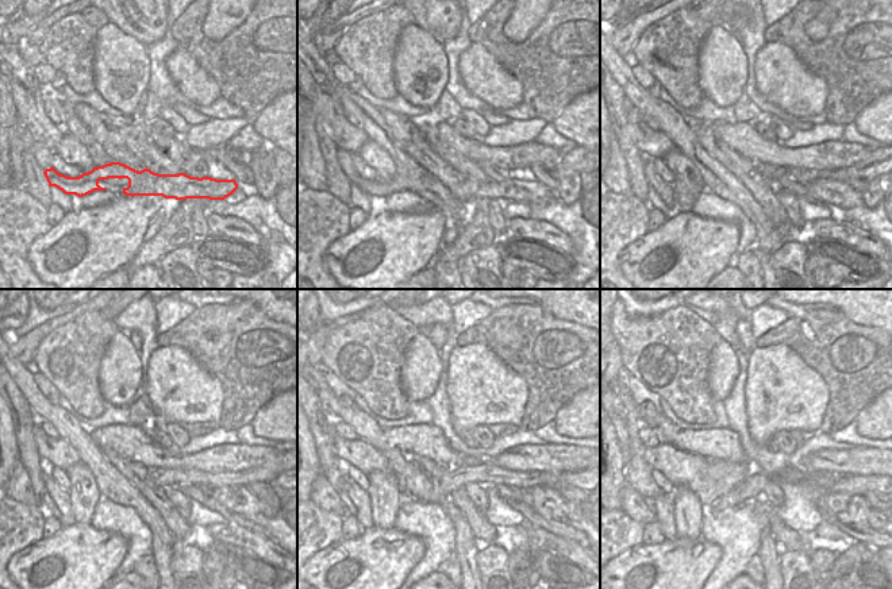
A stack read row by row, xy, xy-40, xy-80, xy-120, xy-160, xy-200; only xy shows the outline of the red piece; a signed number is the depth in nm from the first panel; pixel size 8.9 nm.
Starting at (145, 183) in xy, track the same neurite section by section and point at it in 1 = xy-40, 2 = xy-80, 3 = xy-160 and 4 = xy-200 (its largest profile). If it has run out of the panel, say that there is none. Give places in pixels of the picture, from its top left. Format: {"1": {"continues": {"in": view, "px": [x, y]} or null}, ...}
{"1": {"continues": {"in": "xy-40", "px": [529, 191]}}, "2": {"continues": {"in": "xy-80", "px": [841, 195]}}, "3": {"continues": {"in": "xy-160", "px": [546, 501]}}, "4": {"continues": {"in": "xy-200", "px": [853, 511]}}}

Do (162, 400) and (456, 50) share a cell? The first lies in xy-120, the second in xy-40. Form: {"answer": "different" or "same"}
{"answer": "different"}

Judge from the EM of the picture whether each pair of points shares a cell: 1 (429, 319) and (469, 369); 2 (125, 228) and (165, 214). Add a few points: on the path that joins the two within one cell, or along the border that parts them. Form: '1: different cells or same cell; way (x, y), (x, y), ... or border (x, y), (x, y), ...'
1: different cells; border (456, 345), (449, 357), (449, 368), (445, 372)
2: different cells; border (166, 199), (165, 204), (152, 219), (142, 242)

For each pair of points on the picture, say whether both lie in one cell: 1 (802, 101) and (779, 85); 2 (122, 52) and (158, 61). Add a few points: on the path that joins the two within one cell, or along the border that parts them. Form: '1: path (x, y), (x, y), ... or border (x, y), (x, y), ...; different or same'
1: path (796, 96), (784, 85); same
2: border (145, 47), (149, 60), (147, 89); different

